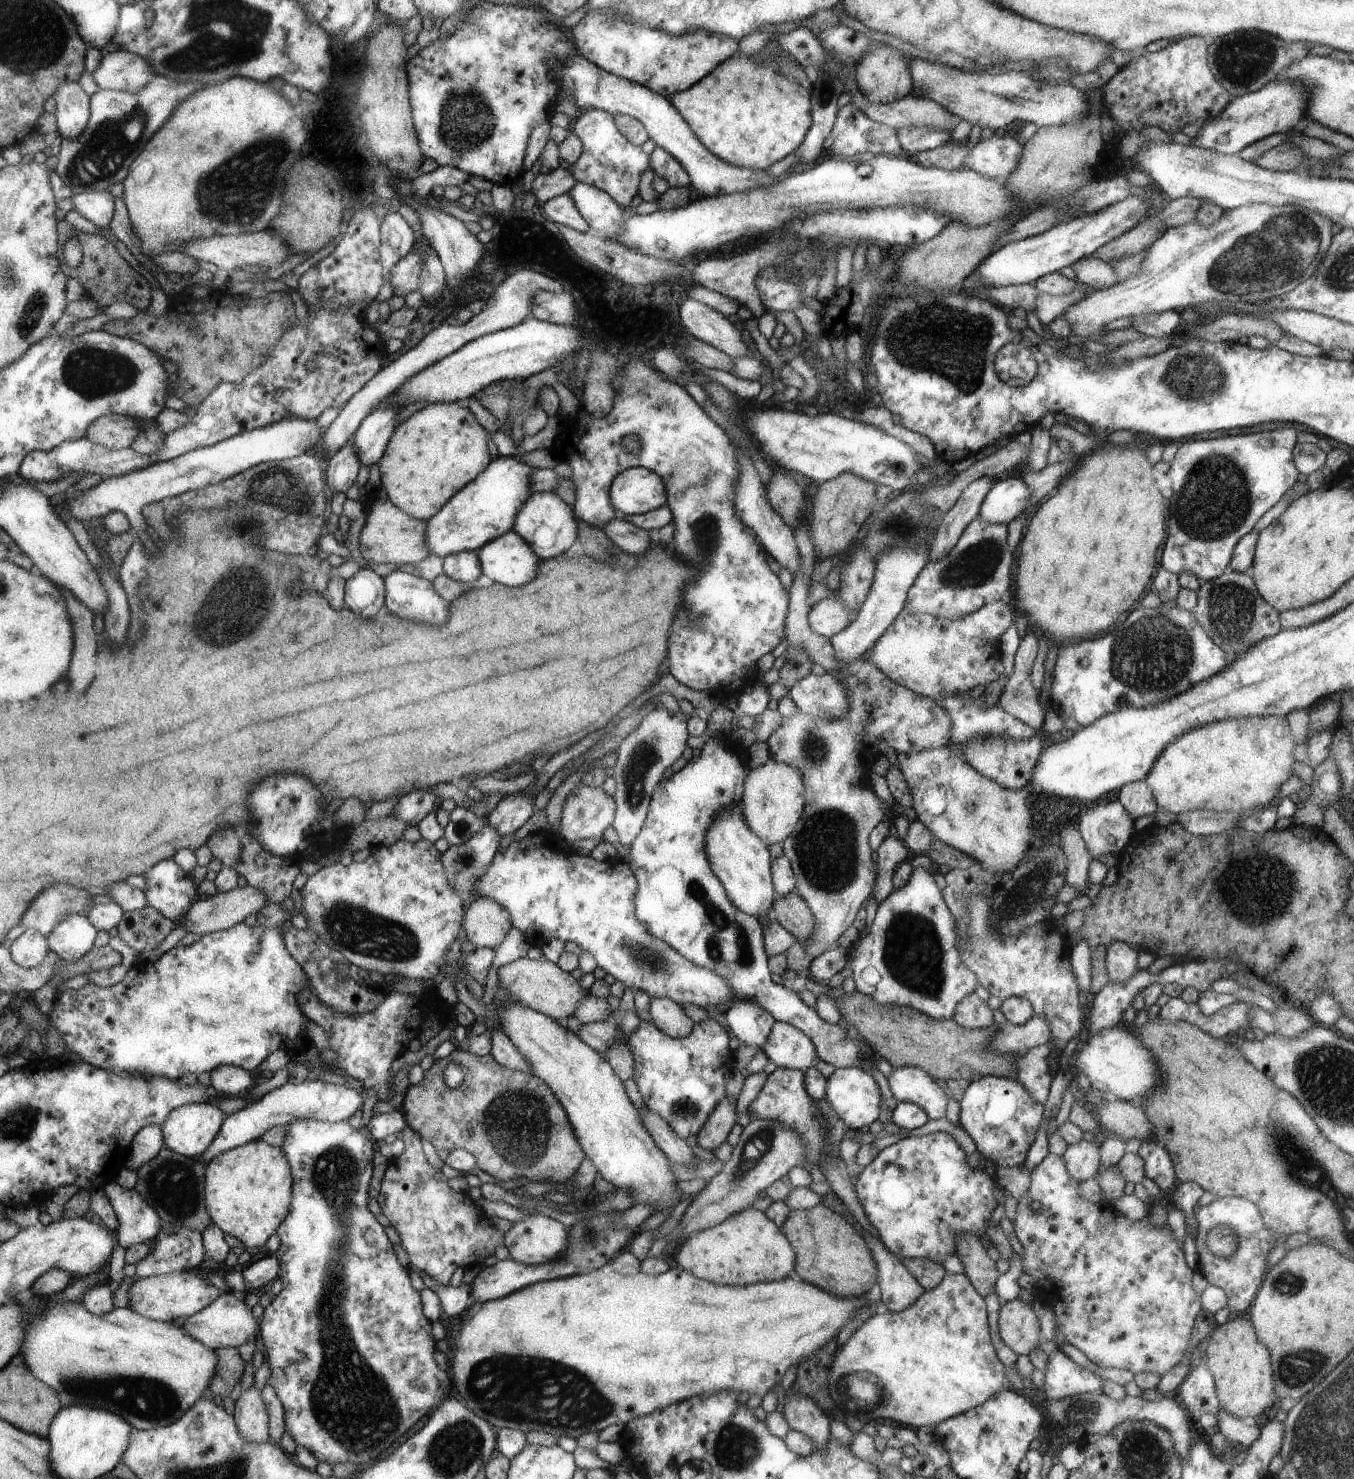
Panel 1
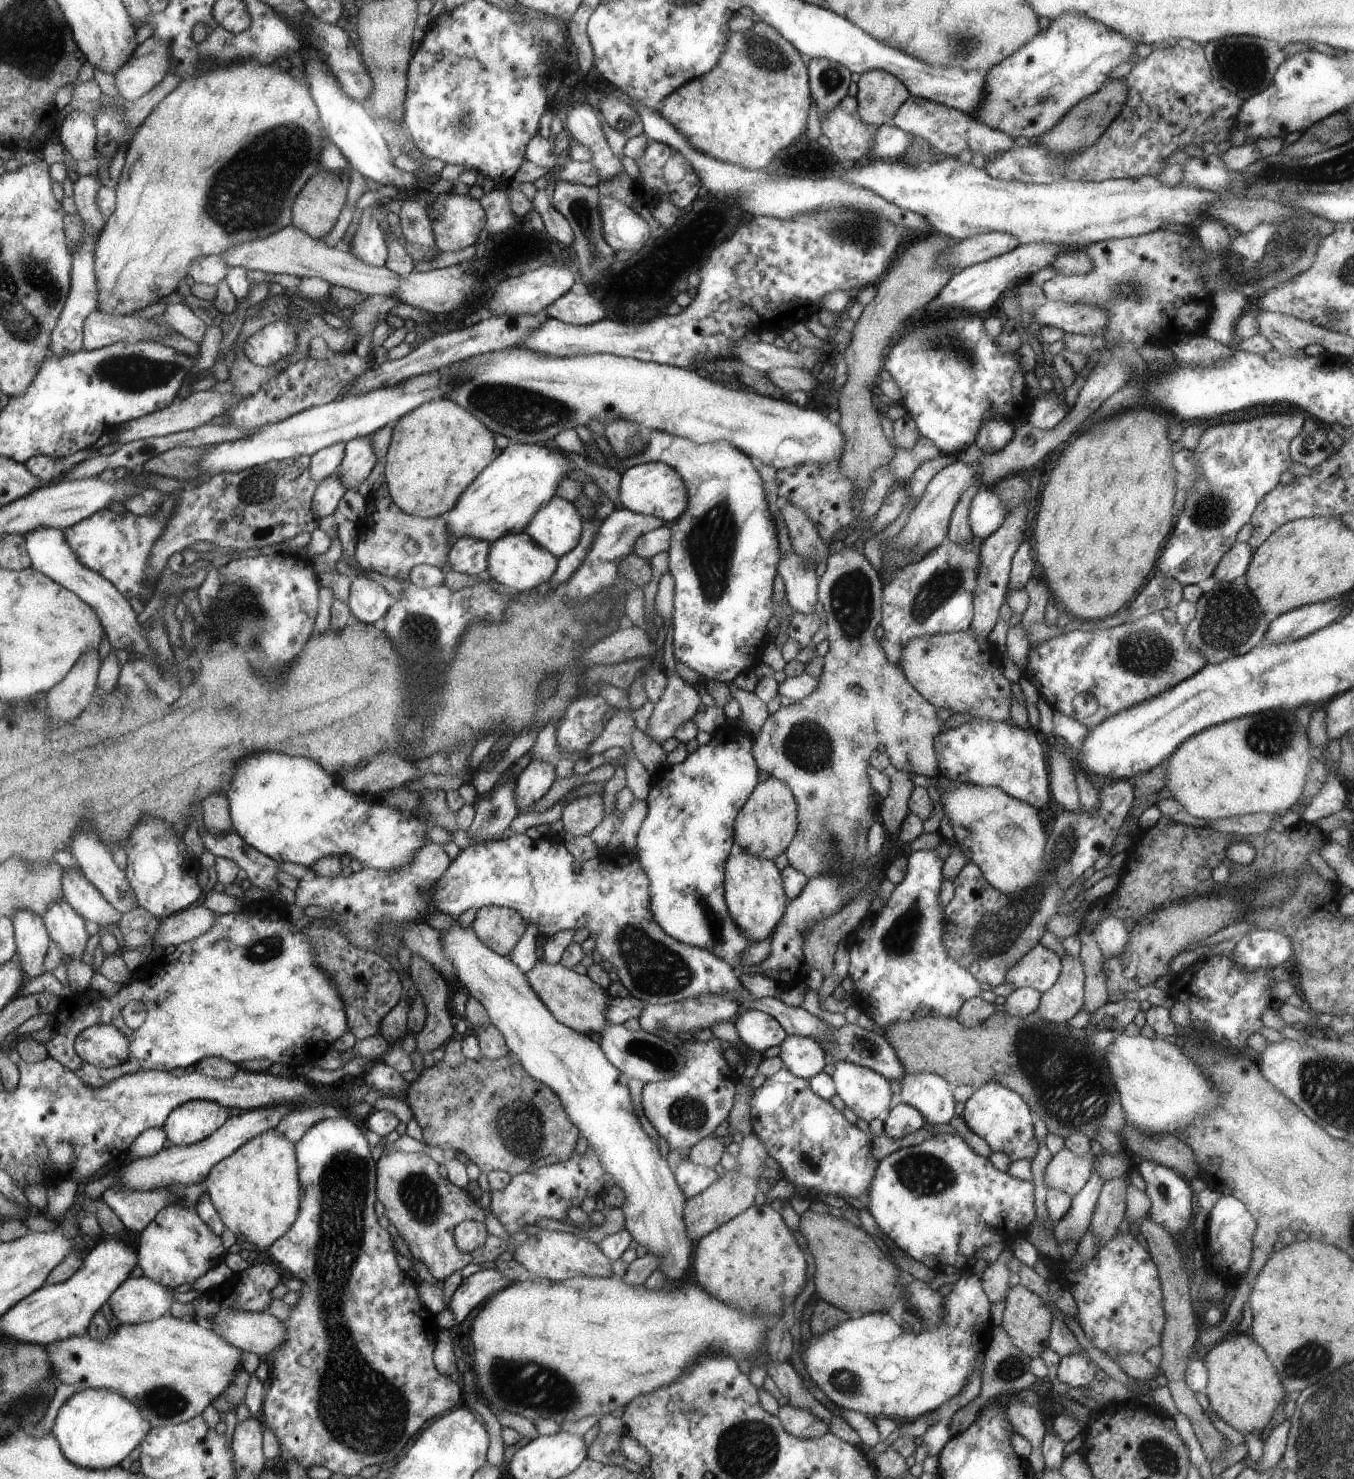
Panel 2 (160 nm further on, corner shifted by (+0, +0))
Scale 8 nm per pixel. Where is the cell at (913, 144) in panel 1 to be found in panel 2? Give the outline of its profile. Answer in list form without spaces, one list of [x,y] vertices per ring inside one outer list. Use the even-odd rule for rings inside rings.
[[[882,125],[875,132],[868,157],[871,160],[900,160],[905,150],[915,138],[910,138],[907,132],[892,125]]]

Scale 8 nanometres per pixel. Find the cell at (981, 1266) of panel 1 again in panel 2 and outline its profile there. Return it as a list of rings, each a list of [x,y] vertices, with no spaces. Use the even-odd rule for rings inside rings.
[[[1005,1250],[996,1261],[988,1263],[988,1266],[982,1272],[980,1280],[991,1303],[999,1303],[1001,1300],[1005,1300],[1008,1289],[1010,1289],[1010,1284],[1008,1284],[1008,1280],[1010,1280],[1008,1262],[1013,1257],[1012,1250]]]

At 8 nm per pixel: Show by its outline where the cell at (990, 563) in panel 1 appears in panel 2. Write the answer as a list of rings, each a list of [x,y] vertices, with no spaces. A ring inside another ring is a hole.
[[[975,537],[968,547],[956,546],[946,540],[927,557],[908,565],[892,569],[880,576],[883,582],[882,618],[884,634],[879,640],[888,662],[899,666],[903,644],[911,638],[966,631],[974,612],[974,589],[979,567],[979,546],[984,539]]]

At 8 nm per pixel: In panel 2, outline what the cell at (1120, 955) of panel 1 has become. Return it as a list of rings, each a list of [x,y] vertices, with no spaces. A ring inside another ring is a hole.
[[[1106,915],[1091,930],[1090,934],[1100,946],[1104,958],[1115,957],[1124,952],[1129,939],[1129,924],[1117,916]]]

